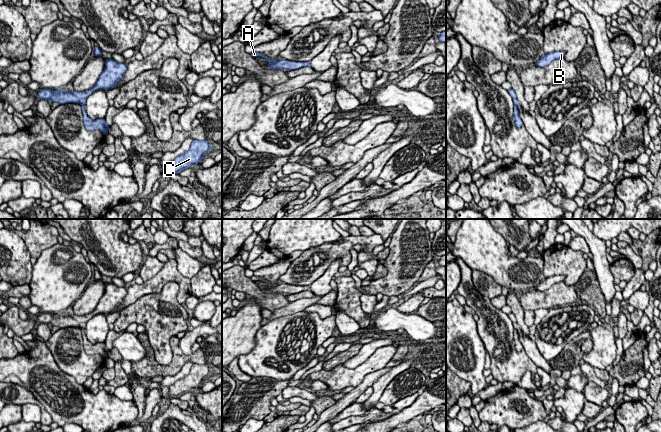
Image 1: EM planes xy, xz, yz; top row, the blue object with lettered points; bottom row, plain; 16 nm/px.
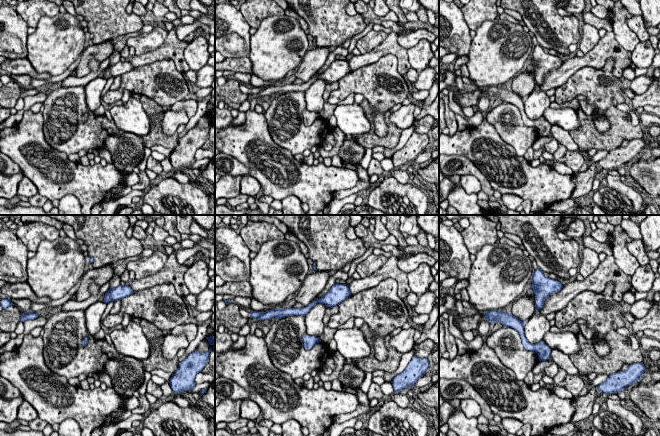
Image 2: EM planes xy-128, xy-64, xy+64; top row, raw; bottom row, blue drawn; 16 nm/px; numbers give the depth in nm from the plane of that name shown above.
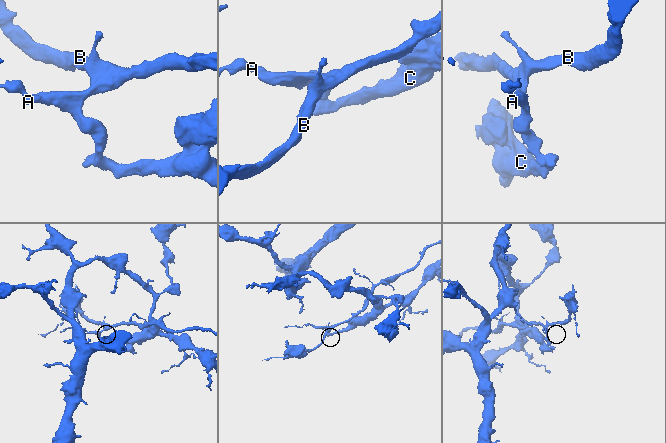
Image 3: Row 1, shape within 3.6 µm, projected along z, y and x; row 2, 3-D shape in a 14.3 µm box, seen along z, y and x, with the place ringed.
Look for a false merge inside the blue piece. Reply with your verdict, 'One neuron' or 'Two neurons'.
Two neurons

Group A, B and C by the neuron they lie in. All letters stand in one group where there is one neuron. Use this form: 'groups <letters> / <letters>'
groups A B / C

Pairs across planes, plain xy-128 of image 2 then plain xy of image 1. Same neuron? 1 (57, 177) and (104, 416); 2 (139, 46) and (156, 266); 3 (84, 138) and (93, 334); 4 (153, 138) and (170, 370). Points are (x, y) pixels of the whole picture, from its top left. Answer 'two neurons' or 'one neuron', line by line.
1: one neuron
2: one neuron
3: two neurons
4: one neuron

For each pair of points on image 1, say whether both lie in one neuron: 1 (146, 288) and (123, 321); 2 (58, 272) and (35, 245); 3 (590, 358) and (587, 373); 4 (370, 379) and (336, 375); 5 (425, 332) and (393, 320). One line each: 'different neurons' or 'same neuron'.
1: different neurons
2: different neurons
3: different neurons
4: different neurons
5: same neuron

